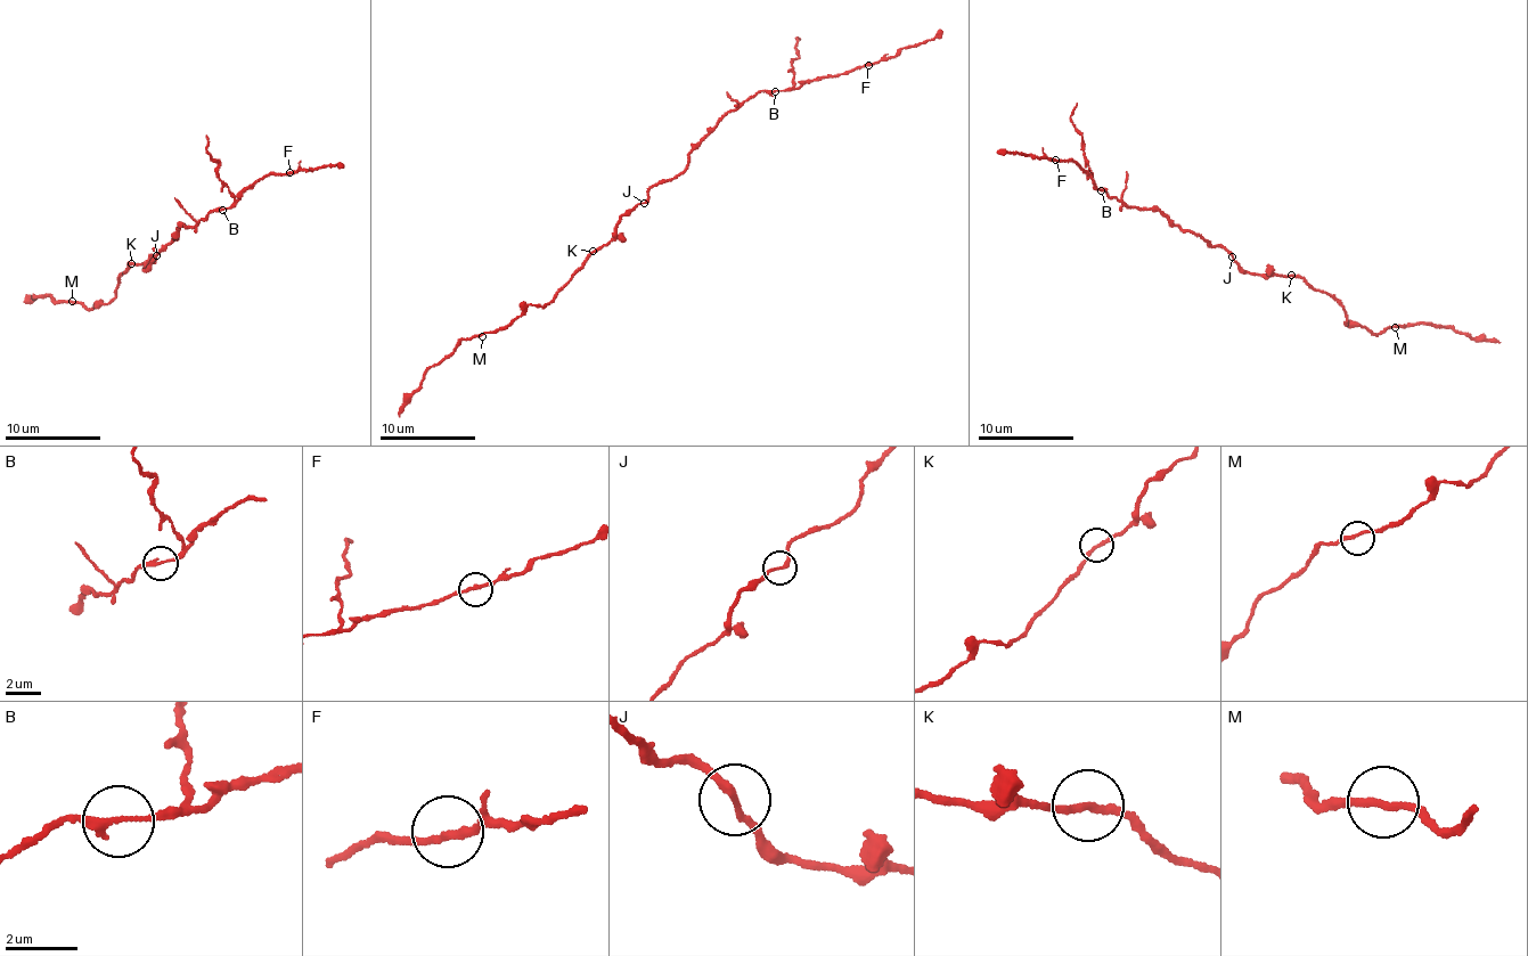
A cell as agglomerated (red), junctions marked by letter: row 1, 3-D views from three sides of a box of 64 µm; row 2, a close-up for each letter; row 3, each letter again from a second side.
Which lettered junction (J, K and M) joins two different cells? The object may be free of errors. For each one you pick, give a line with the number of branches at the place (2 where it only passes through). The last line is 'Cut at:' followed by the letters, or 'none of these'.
J: 2
Cut at: J

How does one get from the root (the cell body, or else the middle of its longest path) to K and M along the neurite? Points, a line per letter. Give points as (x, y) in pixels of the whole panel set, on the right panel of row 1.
K: (1228, 253), (1248, 272), (1291, 275)
M: (1228, 253), (1248, 272), (1293, 275), (1334, 299), (1346, 311), (1346, 325), (1353, 323), (1375, 334), (1395, 327)

